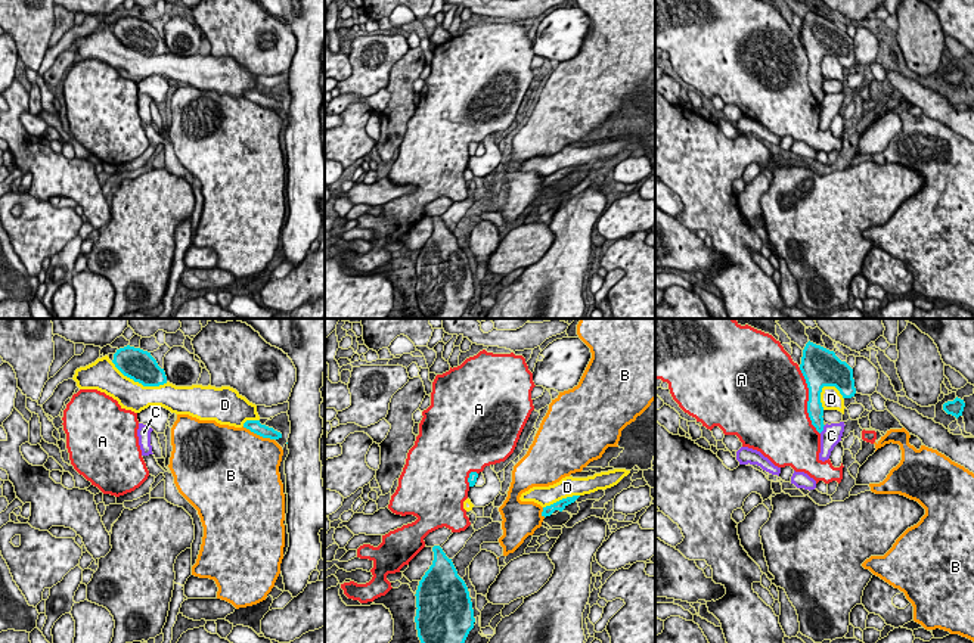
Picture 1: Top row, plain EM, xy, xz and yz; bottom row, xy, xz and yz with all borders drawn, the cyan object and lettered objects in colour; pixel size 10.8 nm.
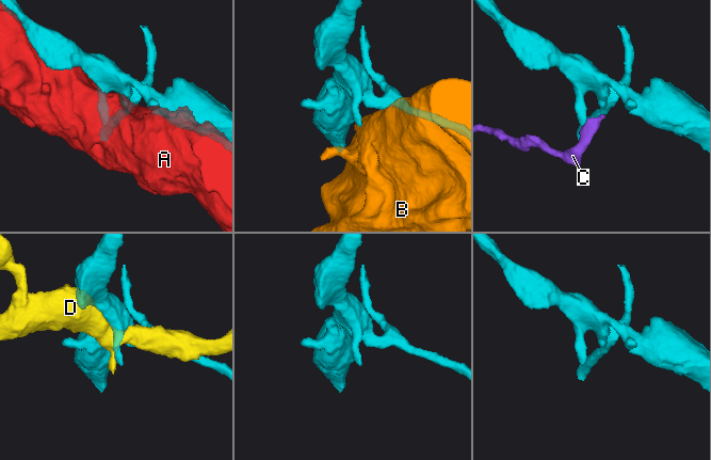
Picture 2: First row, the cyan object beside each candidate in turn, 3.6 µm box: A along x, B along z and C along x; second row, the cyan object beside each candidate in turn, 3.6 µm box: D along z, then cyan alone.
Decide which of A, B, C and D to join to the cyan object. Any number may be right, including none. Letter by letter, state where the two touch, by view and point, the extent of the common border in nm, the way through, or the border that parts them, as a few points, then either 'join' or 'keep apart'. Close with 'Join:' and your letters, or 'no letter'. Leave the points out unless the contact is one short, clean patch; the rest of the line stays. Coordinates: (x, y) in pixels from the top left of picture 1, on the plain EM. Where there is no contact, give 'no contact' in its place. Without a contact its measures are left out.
A: meets cyan in yz at (807, 71); contact 750 nm long; keep apart
B: meets cyan in xy at (258, 103); contact 380 nm long; keep apart
C: meets cyan in yz at (822, 99); contact 120 nm long; border along yz (825, 95), (819, 102); keep apart
D: meets cyan in xy at (139, 52); contact 650 nm long; keep apart
Join: no letter

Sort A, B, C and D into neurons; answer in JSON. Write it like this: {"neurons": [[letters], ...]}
{"neurons": [["A"], ["B"], ["C"], ["D"]]}

